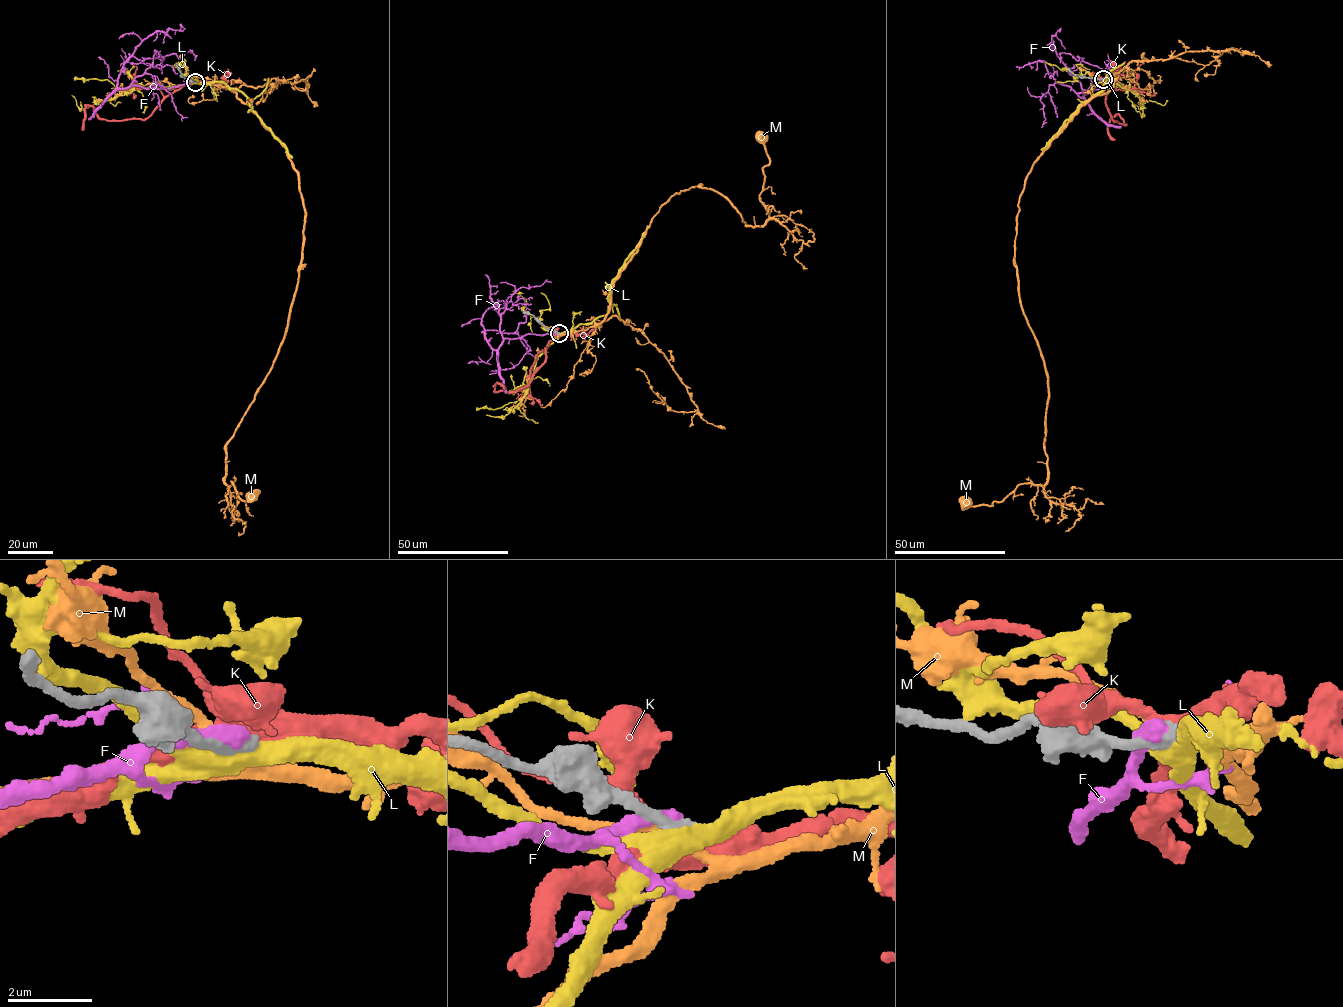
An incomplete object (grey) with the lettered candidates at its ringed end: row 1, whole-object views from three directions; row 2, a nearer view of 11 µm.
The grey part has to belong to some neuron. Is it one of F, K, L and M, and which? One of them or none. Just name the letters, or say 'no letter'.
no letter

